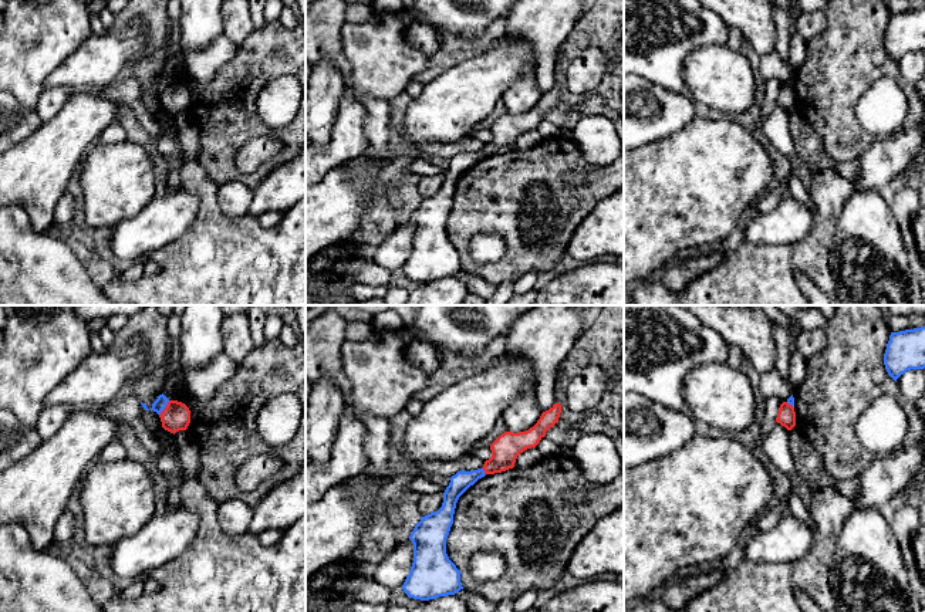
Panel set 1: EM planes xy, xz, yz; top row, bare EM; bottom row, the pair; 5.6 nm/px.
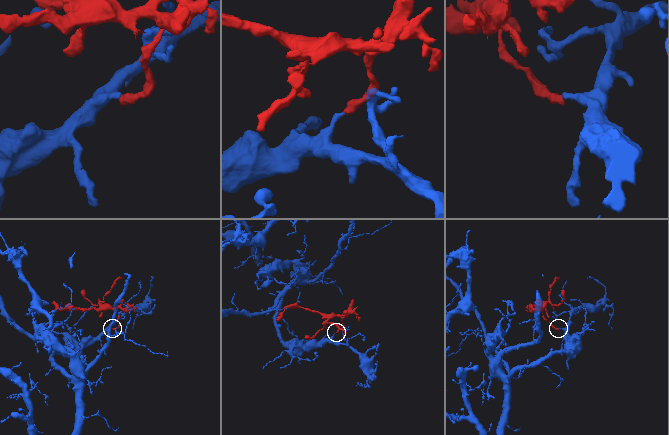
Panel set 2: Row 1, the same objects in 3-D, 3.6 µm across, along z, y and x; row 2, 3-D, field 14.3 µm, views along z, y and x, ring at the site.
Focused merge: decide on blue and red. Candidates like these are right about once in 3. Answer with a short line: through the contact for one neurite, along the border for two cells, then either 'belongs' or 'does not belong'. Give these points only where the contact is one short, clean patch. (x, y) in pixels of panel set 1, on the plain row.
line xy (169, 83), (159, 97); does not belong

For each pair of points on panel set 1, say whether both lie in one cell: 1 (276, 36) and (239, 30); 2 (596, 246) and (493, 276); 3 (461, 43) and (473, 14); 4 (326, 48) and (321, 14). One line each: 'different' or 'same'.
1: different
2: different
3: different
4: same

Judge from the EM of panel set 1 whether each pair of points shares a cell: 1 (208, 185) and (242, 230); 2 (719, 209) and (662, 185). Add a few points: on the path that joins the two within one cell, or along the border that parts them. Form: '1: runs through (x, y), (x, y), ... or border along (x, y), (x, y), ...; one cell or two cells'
1: runs through (208, 199), (209, 209), (228, 227); one cell
2: runs through (705, 195), (677, 193); one cell

